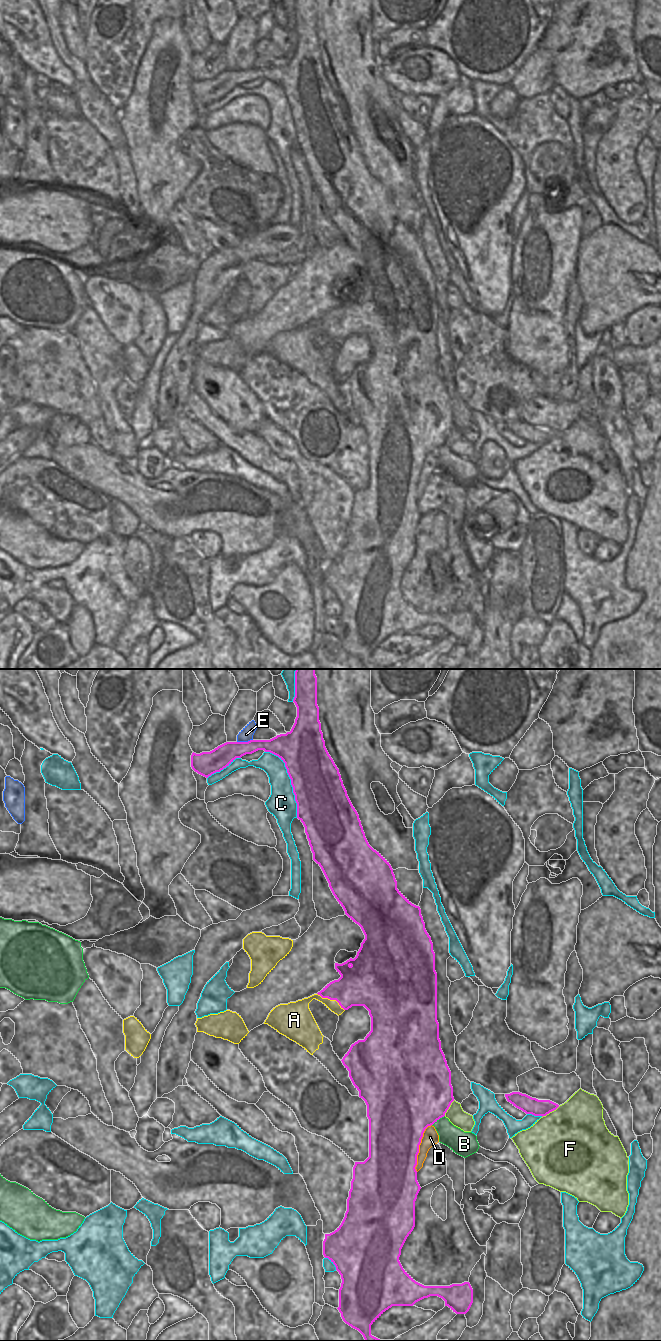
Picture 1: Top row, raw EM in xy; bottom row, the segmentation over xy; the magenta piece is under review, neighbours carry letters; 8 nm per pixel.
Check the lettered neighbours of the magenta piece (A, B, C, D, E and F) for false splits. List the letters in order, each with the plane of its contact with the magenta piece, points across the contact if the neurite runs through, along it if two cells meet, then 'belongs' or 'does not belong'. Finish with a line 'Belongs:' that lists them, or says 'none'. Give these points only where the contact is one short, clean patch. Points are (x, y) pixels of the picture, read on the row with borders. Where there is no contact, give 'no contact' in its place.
A: contact in xy; does not belong
B: contact in xy; border xy (444, 1115), (432, 1125); does not belong
C: contact in xy; does not belong
D: contact in xy; does not belong
E: contact in xy; does not belong
F: contact in xy; does not belong
Belongs: none

